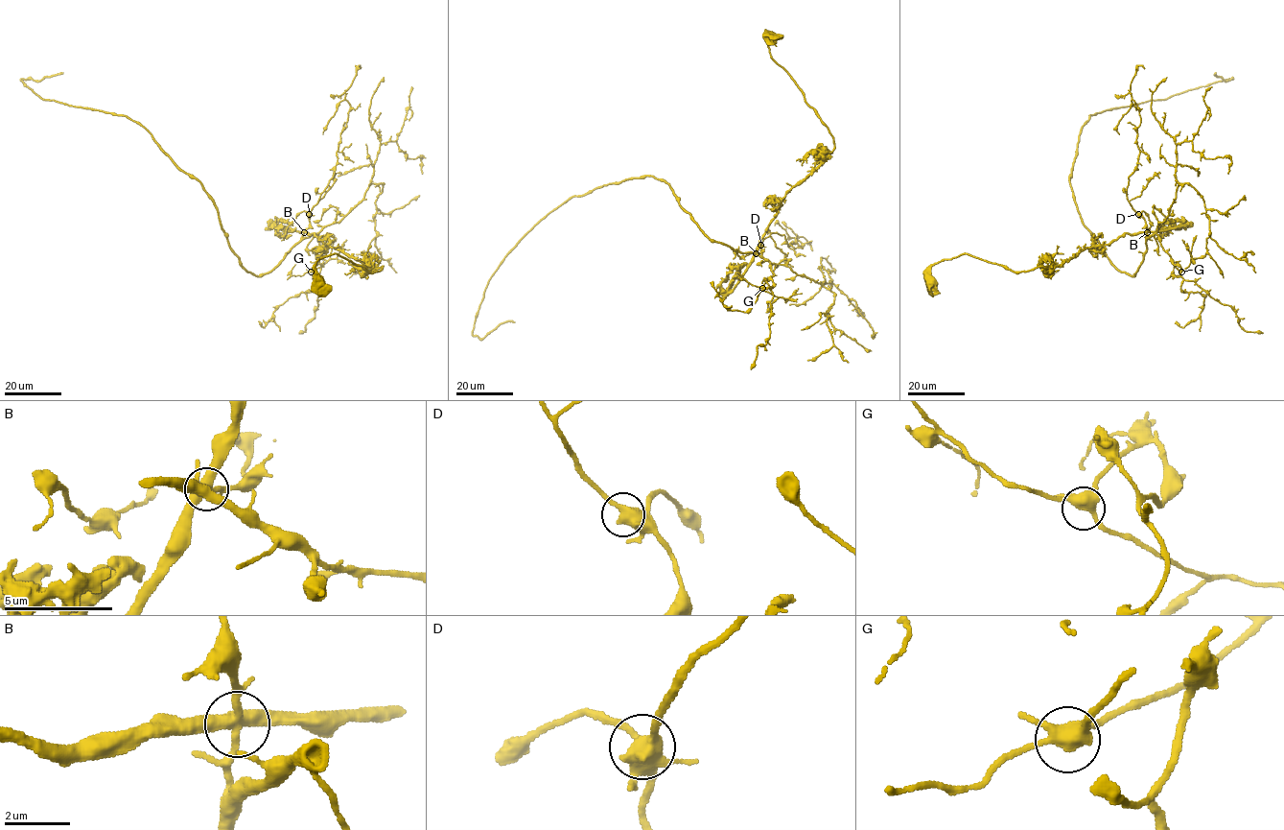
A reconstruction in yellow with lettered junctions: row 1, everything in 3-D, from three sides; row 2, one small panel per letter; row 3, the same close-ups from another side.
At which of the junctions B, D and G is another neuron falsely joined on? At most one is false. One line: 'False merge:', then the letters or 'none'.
False merge: B

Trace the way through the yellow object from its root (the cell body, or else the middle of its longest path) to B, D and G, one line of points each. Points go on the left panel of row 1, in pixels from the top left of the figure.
B: (316, 283), (315, 263), (333, 254), (371, 272), (382, 266), (373, 271), (314, 233), (304, 232)
D: (316, 283), (315, 263), (333, 254), (371, 272), (382, 266), (373, 271), (306, 232), (309, 214)
G: (316, 283), (315, 263), (333, 254), (382, 266), (305, 232), (318, 234), (322, 253), (311, 272)

